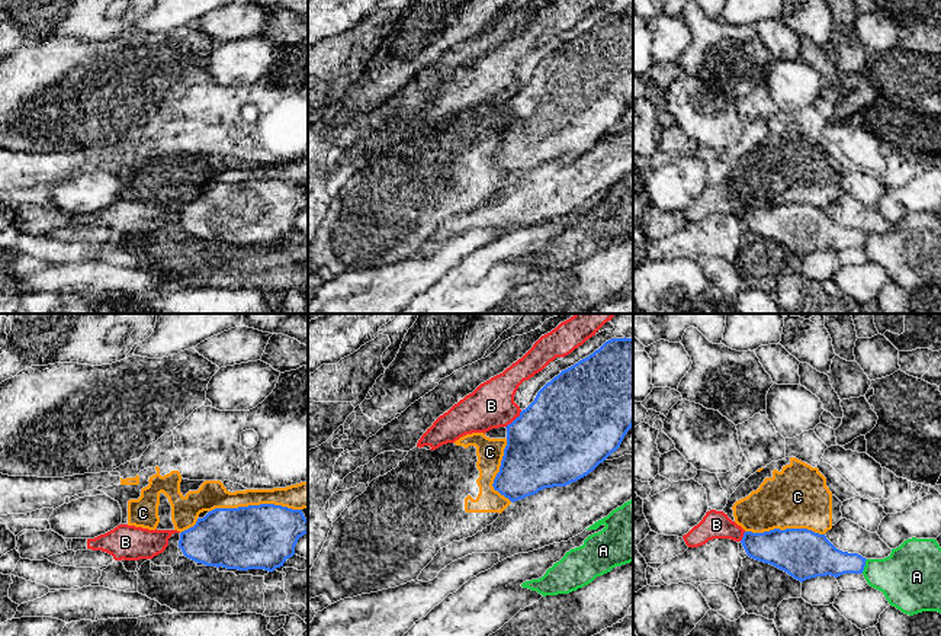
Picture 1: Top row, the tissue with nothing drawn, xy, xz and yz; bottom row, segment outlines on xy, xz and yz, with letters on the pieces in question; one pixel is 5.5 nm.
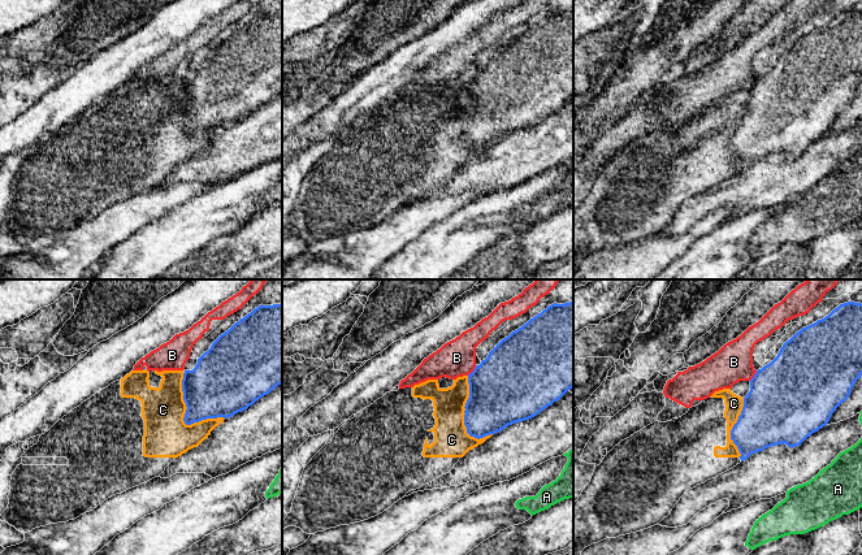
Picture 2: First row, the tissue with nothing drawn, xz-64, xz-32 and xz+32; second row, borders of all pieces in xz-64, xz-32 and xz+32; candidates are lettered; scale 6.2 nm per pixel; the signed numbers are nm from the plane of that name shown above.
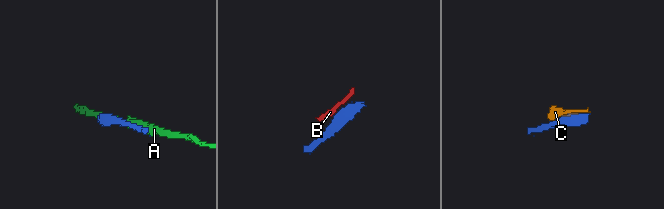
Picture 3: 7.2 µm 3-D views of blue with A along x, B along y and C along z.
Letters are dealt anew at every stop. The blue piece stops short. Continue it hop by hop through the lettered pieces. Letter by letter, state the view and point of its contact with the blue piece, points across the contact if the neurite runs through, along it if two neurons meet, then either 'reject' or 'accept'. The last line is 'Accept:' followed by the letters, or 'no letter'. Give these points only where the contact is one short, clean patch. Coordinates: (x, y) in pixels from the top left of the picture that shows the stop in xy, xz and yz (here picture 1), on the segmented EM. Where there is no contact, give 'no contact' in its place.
A: meets blue in yz at (864, 565); reject
B: meets blue in xz at (514, 420); border along xz (522, 411), (506, 427); reject
C: meets blue in xy at (254, 506); reject
Accept: no letter

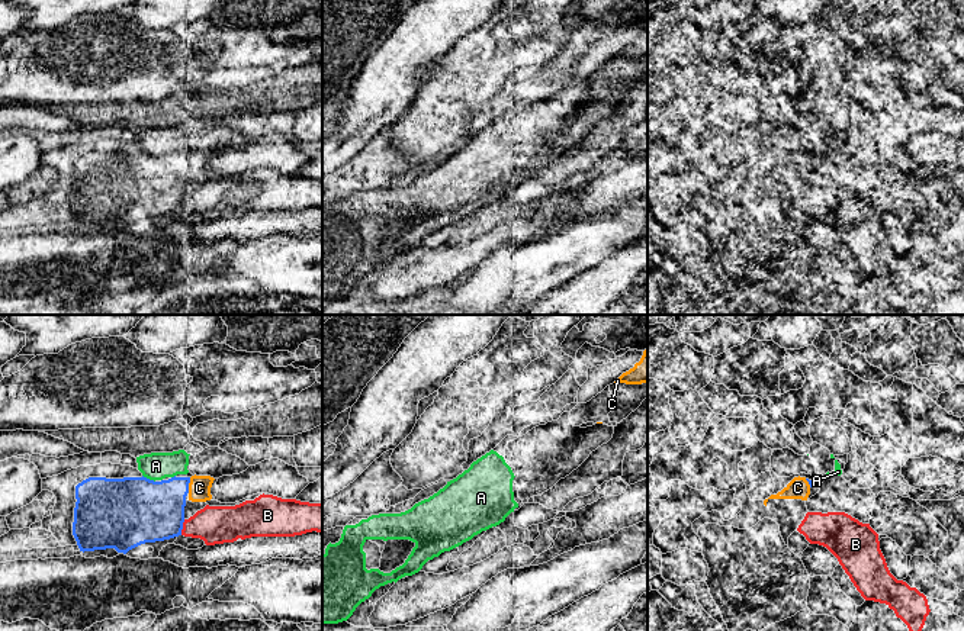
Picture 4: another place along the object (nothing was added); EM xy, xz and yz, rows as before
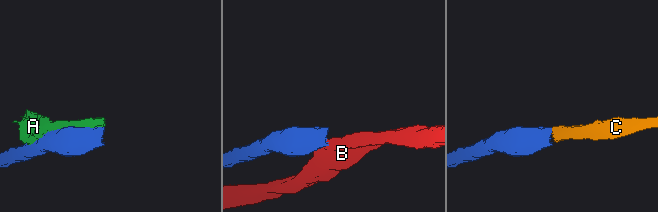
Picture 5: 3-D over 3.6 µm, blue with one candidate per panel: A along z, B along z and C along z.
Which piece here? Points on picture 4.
A: meets blue in xy at (148, 479); reject
B: meets blue in xy at (182, 527); reject
C: meets blue in xy at (188, 485); accept
Accept: C

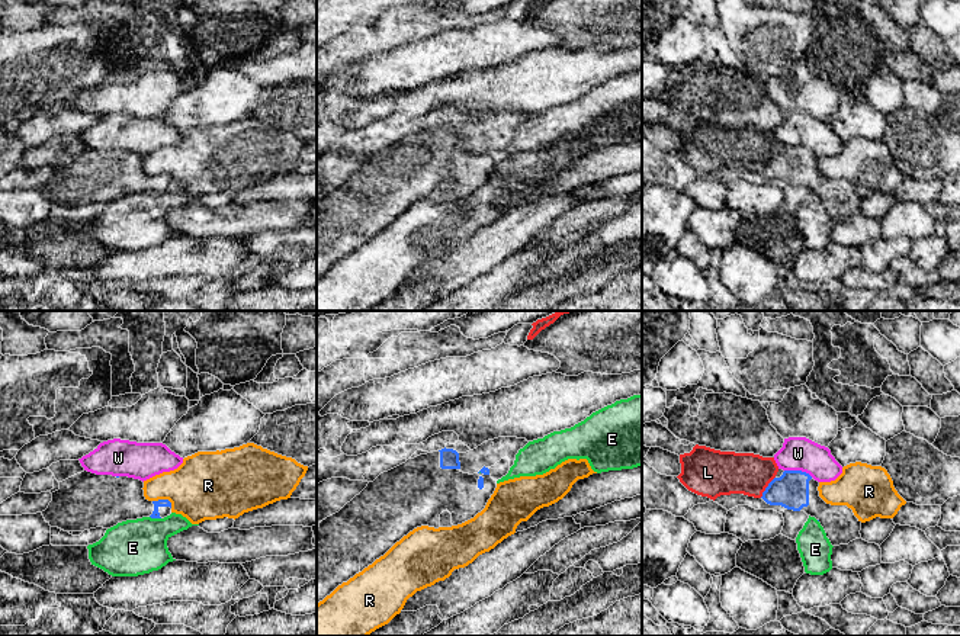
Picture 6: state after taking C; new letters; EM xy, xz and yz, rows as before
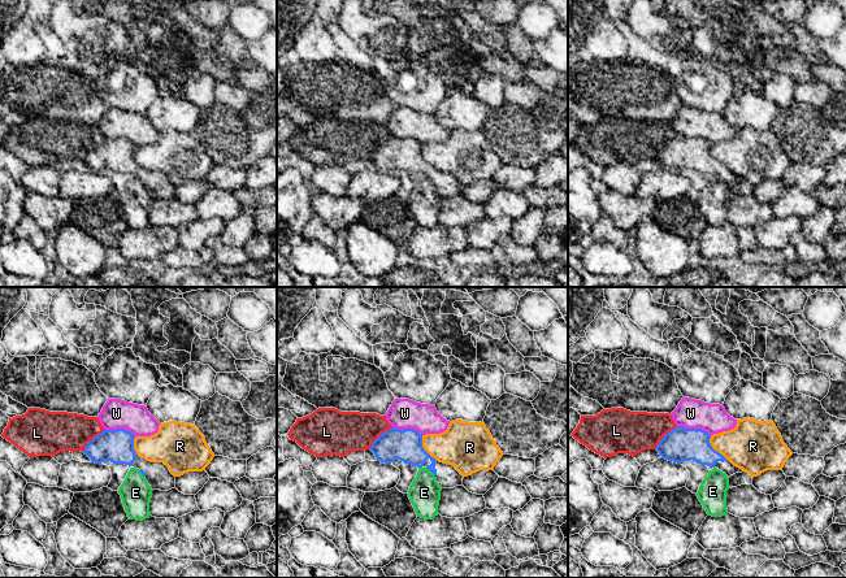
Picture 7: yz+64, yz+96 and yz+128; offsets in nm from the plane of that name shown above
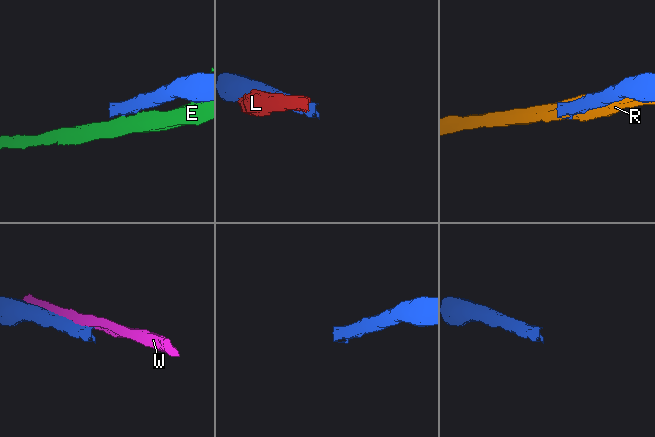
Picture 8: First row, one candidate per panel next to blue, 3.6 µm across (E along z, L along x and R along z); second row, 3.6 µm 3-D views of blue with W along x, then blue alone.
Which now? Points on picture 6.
E: meets blue in xy at (156, 517); reject
L: meets blue in yz at (767, 487); reject
R: meets blue in xy at (164, 500); reject
W: meets blue in yz at (799, 471); reject
Accept: no letter

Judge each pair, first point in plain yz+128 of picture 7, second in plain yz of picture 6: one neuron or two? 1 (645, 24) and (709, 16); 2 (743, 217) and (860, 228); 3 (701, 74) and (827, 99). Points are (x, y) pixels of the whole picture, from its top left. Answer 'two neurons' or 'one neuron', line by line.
1: two neurons
2: one neuron
3: one neuron

